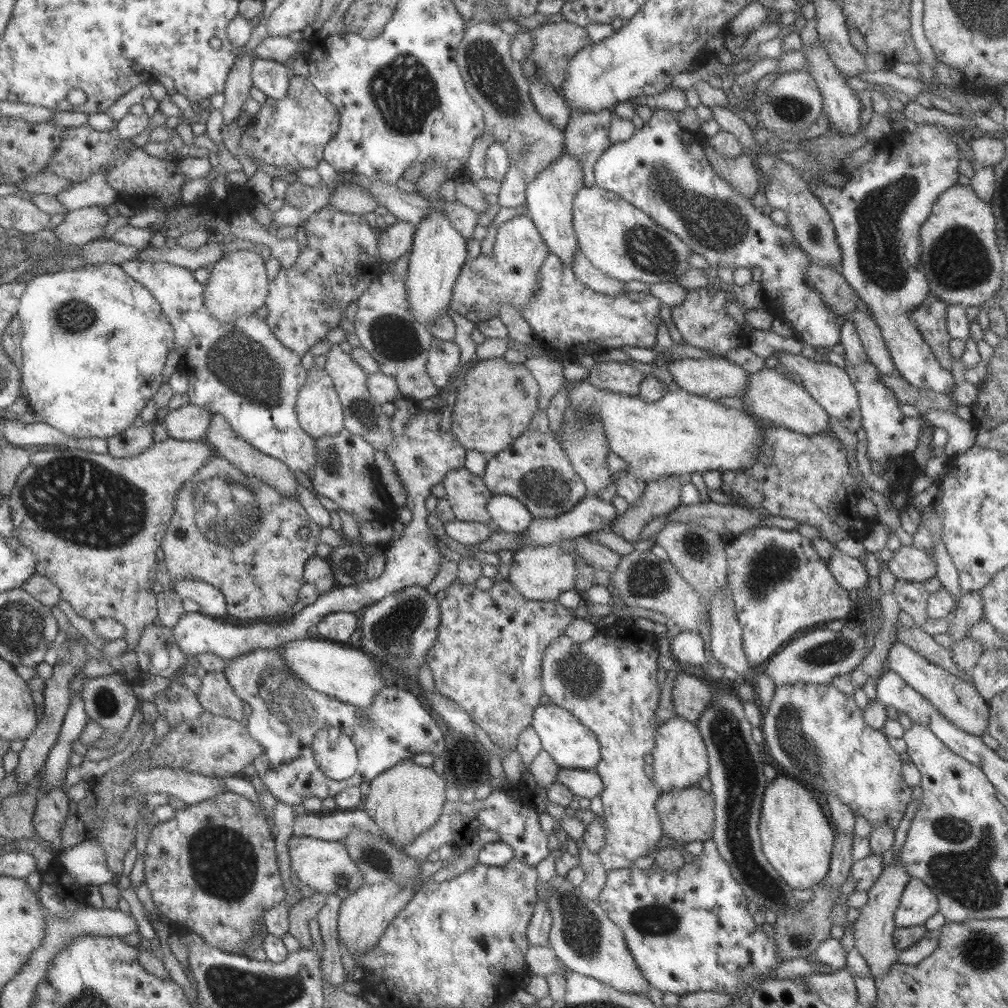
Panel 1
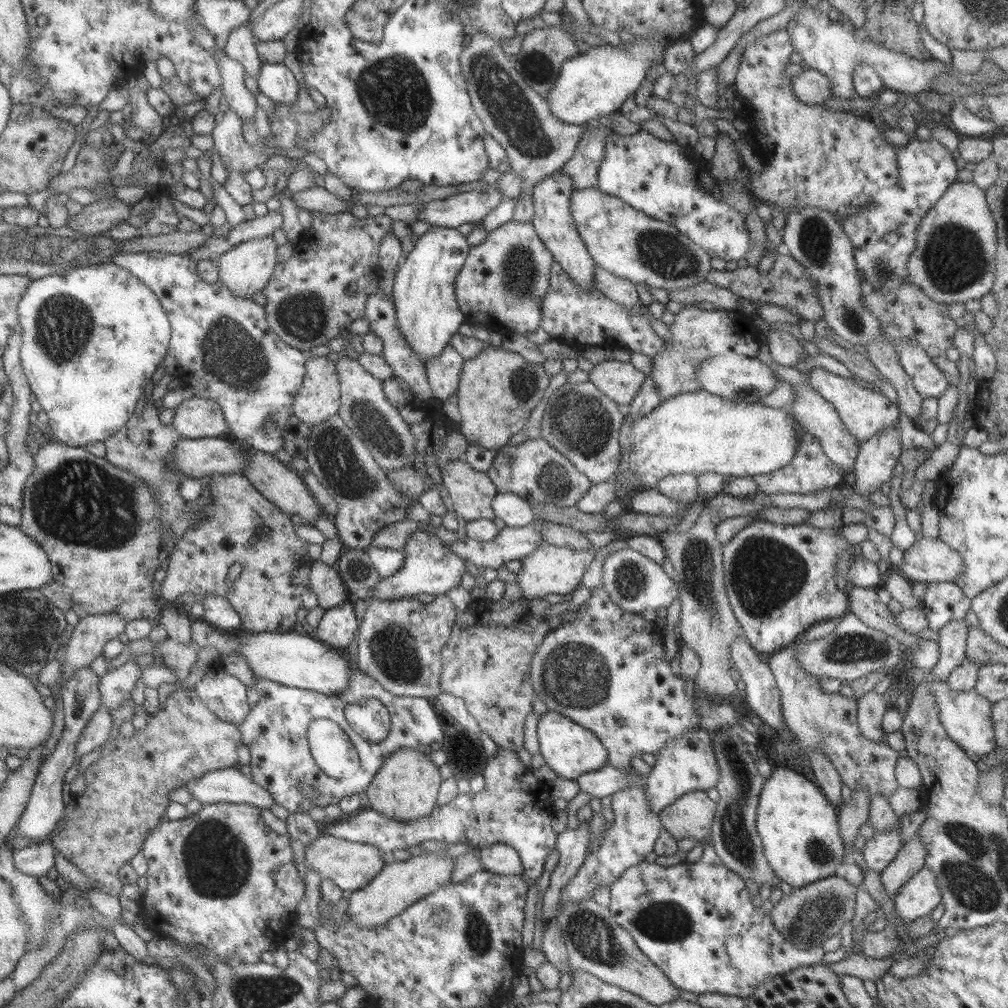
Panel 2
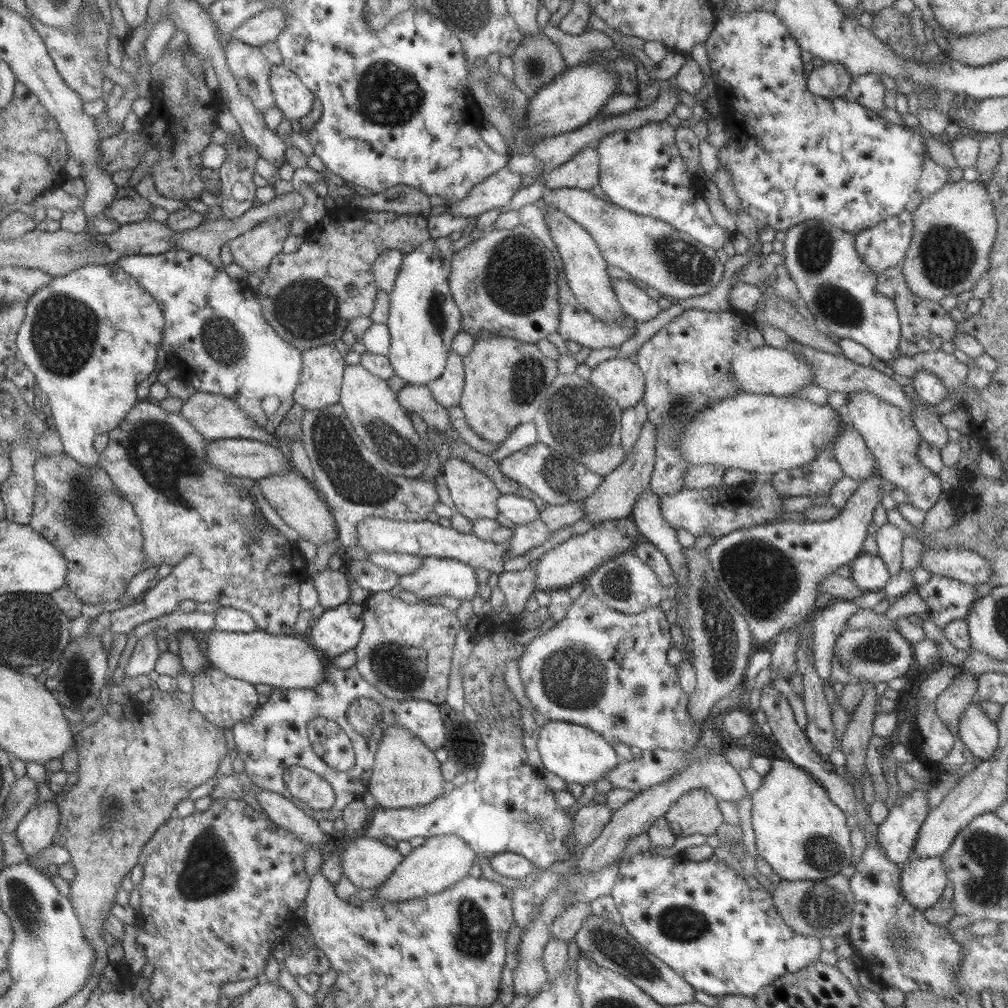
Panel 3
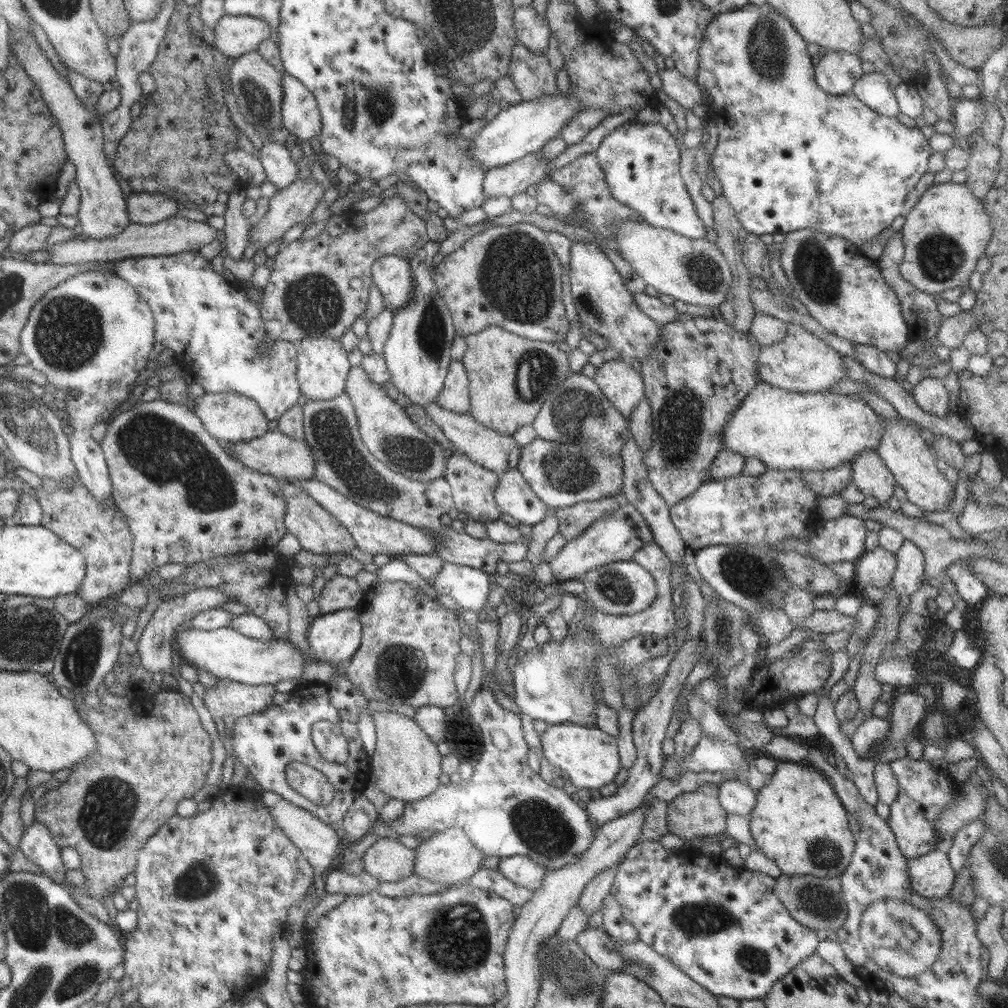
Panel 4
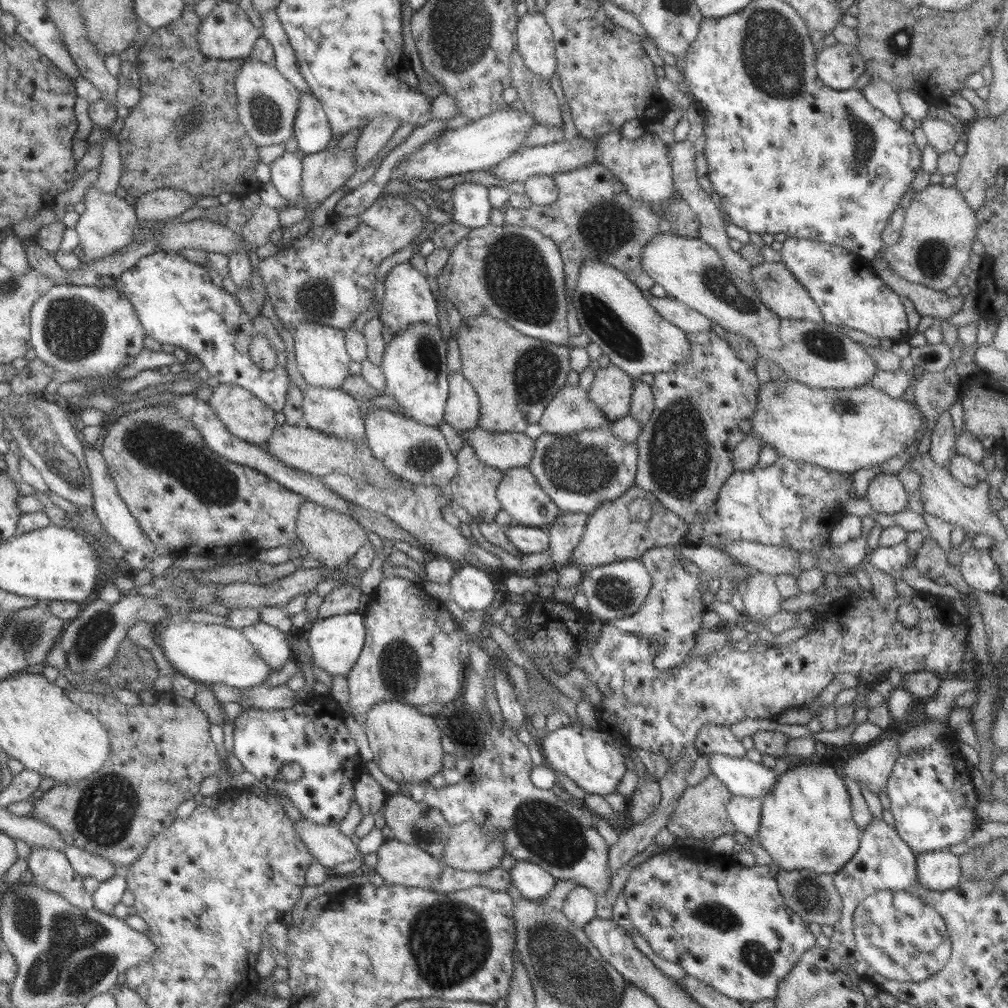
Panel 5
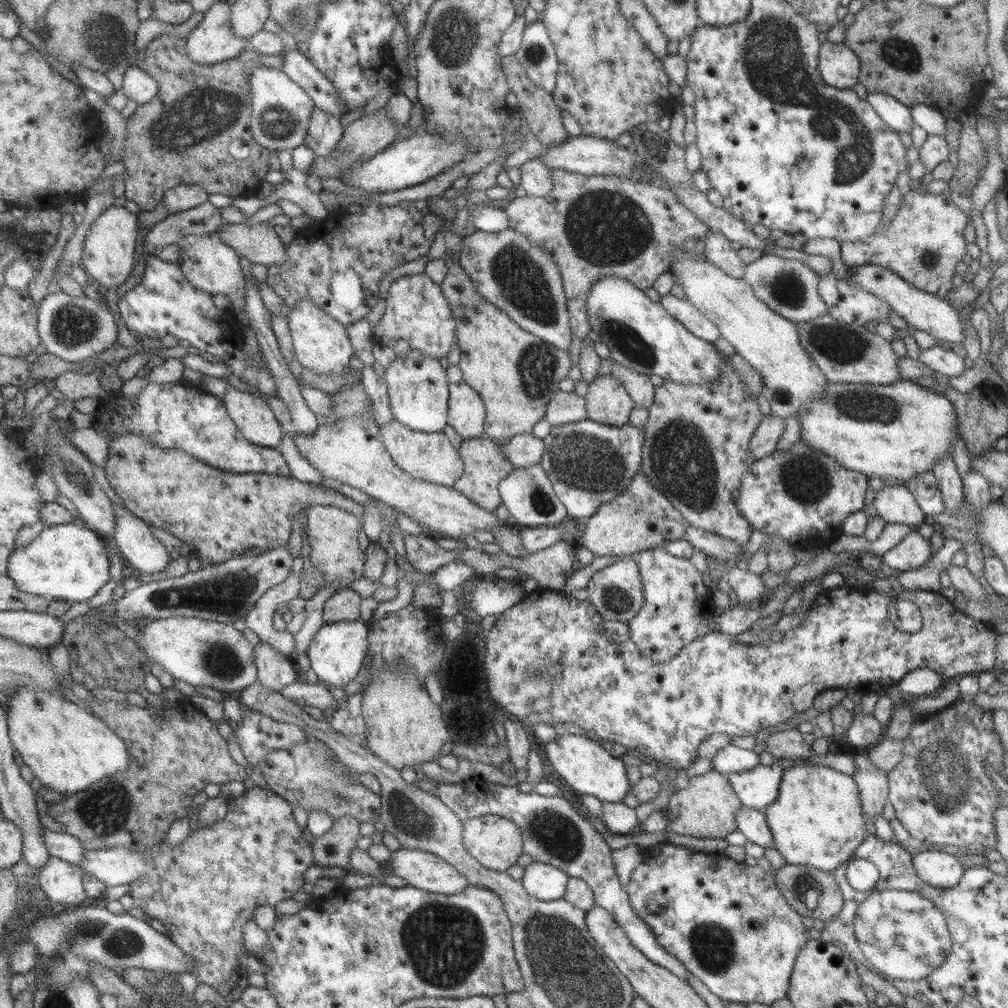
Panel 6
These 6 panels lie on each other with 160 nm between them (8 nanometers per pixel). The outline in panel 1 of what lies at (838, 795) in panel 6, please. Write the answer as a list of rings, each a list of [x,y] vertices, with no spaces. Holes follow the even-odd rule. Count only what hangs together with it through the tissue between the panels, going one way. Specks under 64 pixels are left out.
[[[777,775],[766,784],[762,794],[758,833],[767,862],[792,889],[813,888],[825,878],[836,832],[803,784],[787,775]]]

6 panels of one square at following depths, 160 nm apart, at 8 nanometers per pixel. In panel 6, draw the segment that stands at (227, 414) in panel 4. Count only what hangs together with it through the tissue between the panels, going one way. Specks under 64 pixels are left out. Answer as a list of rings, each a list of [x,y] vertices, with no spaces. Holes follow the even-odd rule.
[[[227,383],[225,394],[220,399],[243,438],[253,445],[279,448],[283,428],[259,395]]]

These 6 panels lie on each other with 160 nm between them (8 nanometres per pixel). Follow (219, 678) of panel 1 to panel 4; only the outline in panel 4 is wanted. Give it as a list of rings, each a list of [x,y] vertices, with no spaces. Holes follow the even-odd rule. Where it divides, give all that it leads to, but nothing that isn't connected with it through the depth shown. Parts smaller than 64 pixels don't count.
[[[216,678],[216,683],[205,688],[200,698],[213,721],[222,720],[225,715],[238,720],[271,706],[275,692],[273,684],[255,686]]]

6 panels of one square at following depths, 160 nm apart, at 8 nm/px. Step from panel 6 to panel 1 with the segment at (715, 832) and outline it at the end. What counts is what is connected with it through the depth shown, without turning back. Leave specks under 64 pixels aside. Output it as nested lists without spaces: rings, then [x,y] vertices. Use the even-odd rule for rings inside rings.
[[[698,785],[686,786],[682,789],[671,789],[666,793],[660,791],[654,804],[663,836],[674,840],[676,848],[681,850],[687,842],[709,840],[714,825],[714,802],[712,794],[703,791]]]

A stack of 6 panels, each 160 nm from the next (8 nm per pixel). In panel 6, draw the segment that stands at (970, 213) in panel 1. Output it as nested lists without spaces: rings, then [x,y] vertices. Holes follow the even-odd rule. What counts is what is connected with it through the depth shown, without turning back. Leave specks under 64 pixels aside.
[[[912,185],[904,191],[902,203],[894,216],[891,218],[885,216],[884,220],[875,227],[873,237],[869,237],[866,242],[841,242],[839,244],[840,259],[847,267],[854,265],[885,267],[915,288],[946,300],[946,294],[952,289],[951,278],[955,274],[955,266],[967,252],[963,228],[968,222],[970,220],[965,212],[957,208],[945,193],[933,194],[929,193],[925,186]]]

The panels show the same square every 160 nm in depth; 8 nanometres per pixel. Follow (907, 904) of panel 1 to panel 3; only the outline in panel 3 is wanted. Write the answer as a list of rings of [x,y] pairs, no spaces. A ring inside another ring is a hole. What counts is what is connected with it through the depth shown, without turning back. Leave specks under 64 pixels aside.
[[[940,857],[914,858],[903,864],[900,889],[913,909],[925,911],[941,898],[948,882]]]

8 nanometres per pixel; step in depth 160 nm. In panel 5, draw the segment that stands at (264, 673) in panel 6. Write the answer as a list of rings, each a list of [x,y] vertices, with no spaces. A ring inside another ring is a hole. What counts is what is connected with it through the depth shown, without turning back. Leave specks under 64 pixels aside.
[[[255,621],[240,631],[253,645],[256,653],[272,668],[272,672],[295,655],[289,635],[264,622]]]

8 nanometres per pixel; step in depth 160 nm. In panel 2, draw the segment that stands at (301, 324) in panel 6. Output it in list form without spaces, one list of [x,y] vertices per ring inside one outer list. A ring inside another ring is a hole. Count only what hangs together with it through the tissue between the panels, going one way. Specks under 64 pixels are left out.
[[[326,356],[308,357],[304,377],[293,397],[292,414],[307,427],[325,422],[340,407],[340,384],[335,363]]]

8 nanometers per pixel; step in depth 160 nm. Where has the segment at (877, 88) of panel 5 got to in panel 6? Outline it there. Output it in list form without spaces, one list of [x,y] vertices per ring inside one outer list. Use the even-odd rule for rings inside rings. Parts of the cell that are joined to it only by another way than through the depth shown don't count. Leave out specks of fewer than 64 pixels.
[[[867,93],[865,101],[873,107],[879,118],[891,130],[897,132],[910,132],[912,118],[910,109],[898,102],[895,98],[882,93]]]

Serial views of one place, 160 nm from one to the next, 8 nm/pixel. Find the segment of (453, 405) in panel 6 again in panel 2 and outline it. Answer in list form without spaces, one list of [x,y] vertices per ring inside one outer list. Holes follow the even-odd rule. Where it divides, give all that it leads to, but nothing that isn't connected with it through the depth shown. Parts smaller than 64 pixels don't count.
[[[449,344],[438,355],[424,362],[434,398],[445,401],[458,388],[458,376],[463,363],[463,358]]]

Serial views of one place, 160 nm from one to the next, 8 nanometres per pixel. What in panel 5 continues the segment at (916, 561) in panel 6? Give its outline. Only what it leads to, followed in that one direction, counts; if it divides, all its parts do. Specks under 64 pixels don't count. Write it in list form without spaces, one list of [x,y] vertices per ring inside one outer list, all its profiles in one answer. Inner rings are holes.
[[[904,542],[895,546],[882,547],[878,546],[865,558],[871,567],[883,571],[885,574],[898,576],[908,561],[908,548]]]

